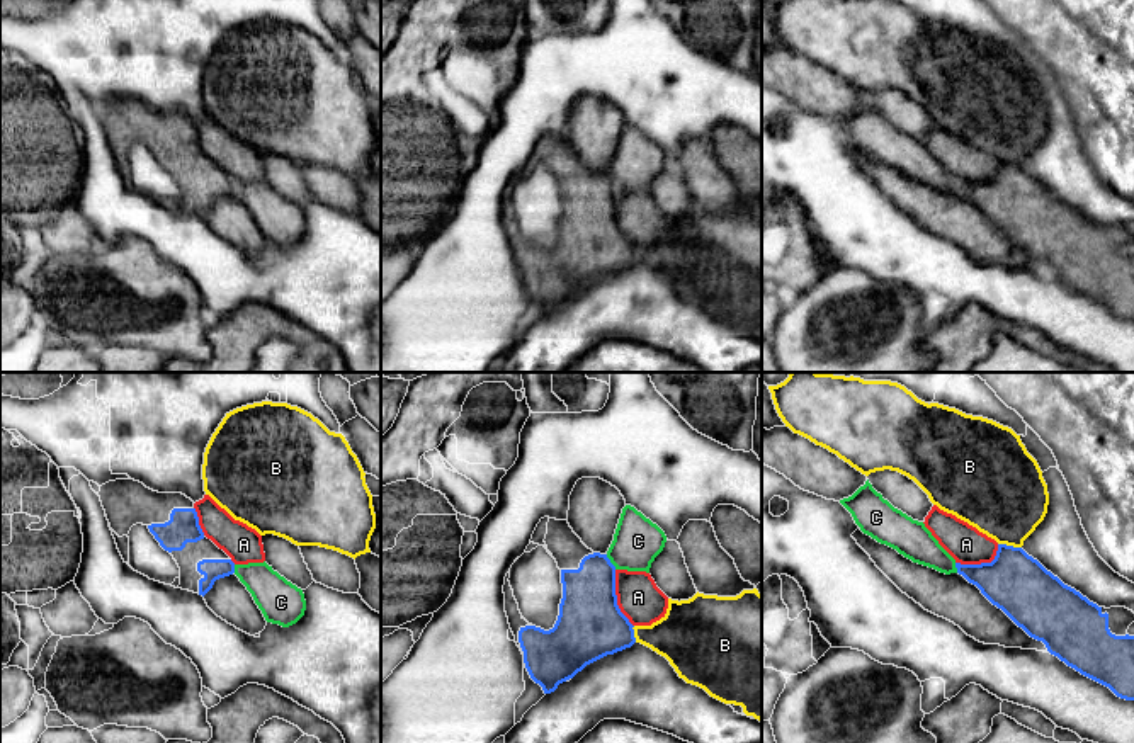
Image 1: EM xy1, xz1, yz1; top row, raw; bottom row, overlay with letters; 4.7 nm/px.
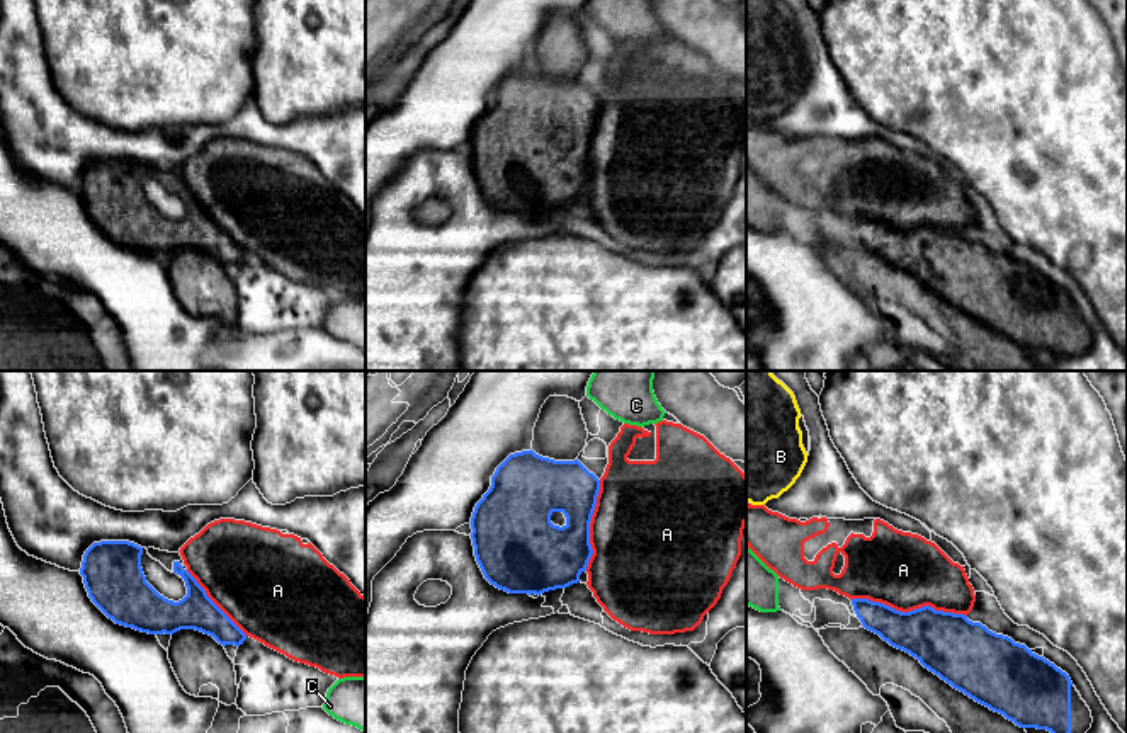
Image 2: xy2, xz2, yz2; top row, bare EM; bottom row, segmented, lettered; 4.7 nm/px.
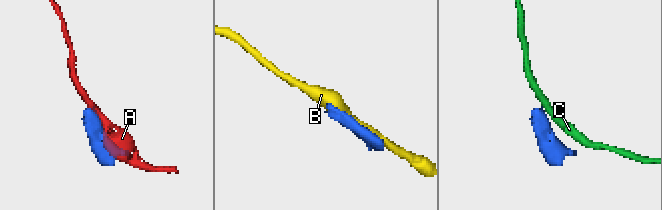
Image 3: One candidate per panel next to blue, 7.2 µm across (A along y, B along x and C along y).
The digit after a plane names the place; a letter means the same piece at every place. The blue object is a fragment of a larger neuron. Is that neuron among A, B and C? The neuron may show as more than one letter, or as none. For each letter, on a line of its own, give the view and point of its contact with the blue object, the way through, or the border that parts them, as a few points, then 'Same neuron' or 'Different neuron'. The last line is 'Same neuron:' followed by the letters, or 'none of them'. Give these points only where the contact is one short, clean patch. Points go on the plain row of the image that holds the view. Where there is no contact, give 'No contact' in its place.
A: Touches blue at yz2 (910, 230). Different neuron
B: Touches blue at yz1 (1010, 165). Boundary: yz1 (998, 162), (1020, 167). Different neuron
C: Touches blue at xz1 (609, 181). Boundary: xz1 (606, 174), (616, 187). Different neuron
Same neuron: none of them

